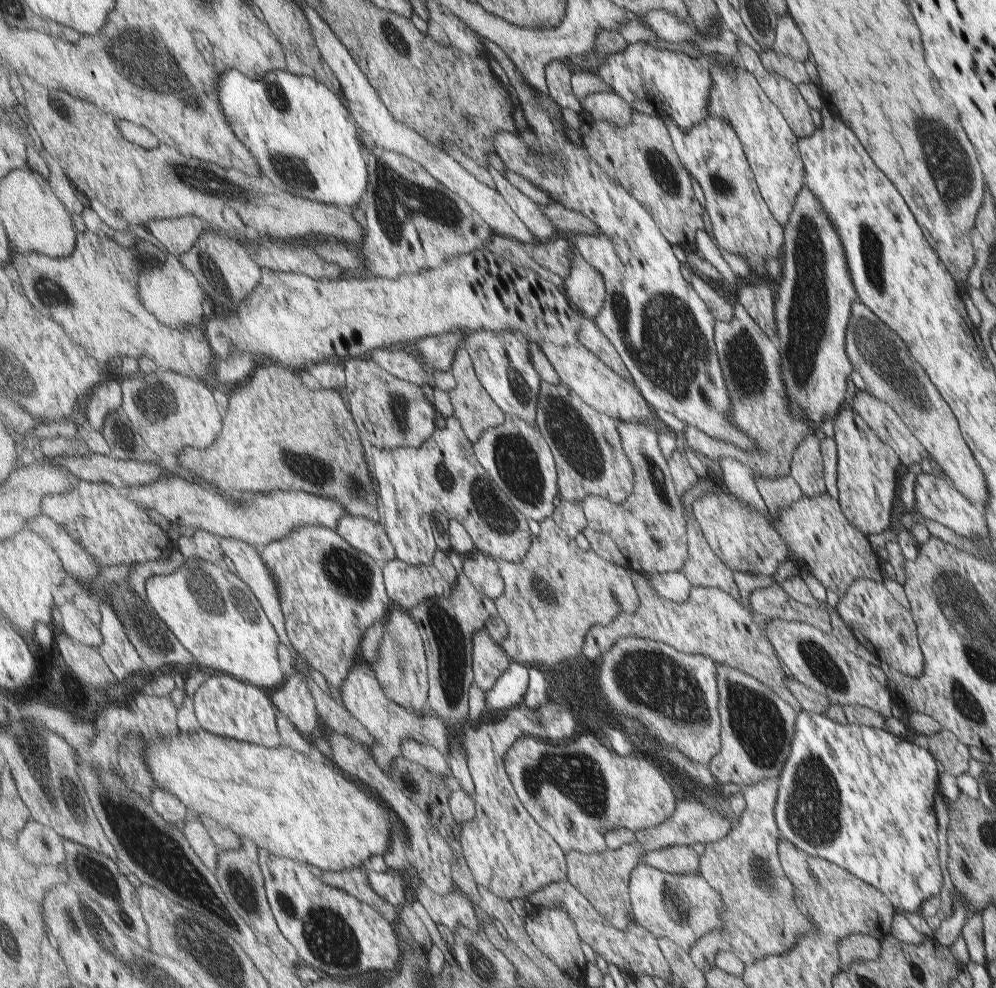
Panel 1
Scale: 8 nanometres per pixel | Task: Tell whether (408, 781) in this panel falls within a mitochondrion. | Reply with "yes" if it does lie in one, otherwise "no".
yes

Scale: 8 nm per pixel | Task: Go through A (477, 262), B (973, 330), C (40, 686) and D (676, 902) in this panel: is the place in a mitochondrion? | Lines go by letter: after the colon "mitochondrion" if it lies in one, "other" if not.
A: other
B: other
C: other
D: mitochondrion

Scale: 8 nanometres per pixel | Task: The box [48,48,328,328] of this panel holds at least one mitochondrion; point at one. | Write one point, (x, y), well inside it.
(211, 181)

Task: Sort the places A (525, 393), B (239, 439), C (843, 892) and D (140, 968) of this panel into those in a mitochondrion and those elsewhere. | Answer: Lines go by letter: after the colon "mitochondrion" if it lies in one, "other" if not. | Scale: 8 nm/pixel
A: mitochondrion
B: other
C: other
D: mitochondrion

